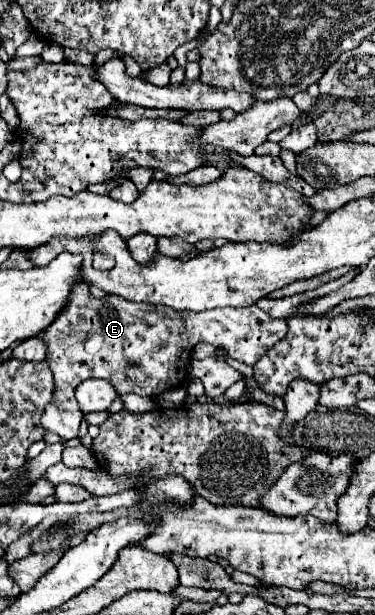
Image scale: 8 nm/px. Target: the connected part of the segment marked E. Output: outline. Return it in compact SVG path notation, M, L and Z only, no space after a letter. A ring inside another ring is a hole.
M86 283L74 285L68 305L56 315L50 329L36 335L48 345L46 361L54 373L54 395L50 407L46 407L42 415L42 425L46 431L52 431L62 439L74 439L78 435L82 411L76 405L74 389L84 379L106 379L120 395L136 393L160 397L164 391L186 381L186 369L196 343L204 341L214 347L224 347L228 357L254 365L276 341L286 335L286 331L286 319L274 319L256 305L244 309L226 307L188 313L162 305L132 303L118 295L94 299L88 295ZM130 367L140 367L144 381L130 379L126 375Z

